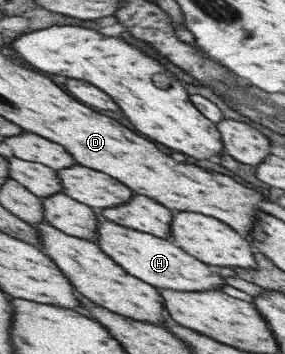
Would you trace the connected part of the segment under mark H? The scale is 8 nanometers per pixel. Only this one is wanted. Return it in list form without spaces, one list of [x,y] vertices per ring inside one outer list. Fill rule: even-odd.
[[[99,219],[96,229],[97,245],[107,253],[117,265],[121,265],[129,275],[161,287],[161,289],[181,289],[181,291],[201,291],[201,289],[219,289],[224,281],[215,275],[209,265],[197,261],[195,257],[189,257],[183,249],[171,245],[169,241],[163,241],[159,237],[153,237],[149,233],[139,233],[135,229],[127,229],[123,225],[115,225],[107,219]]]

